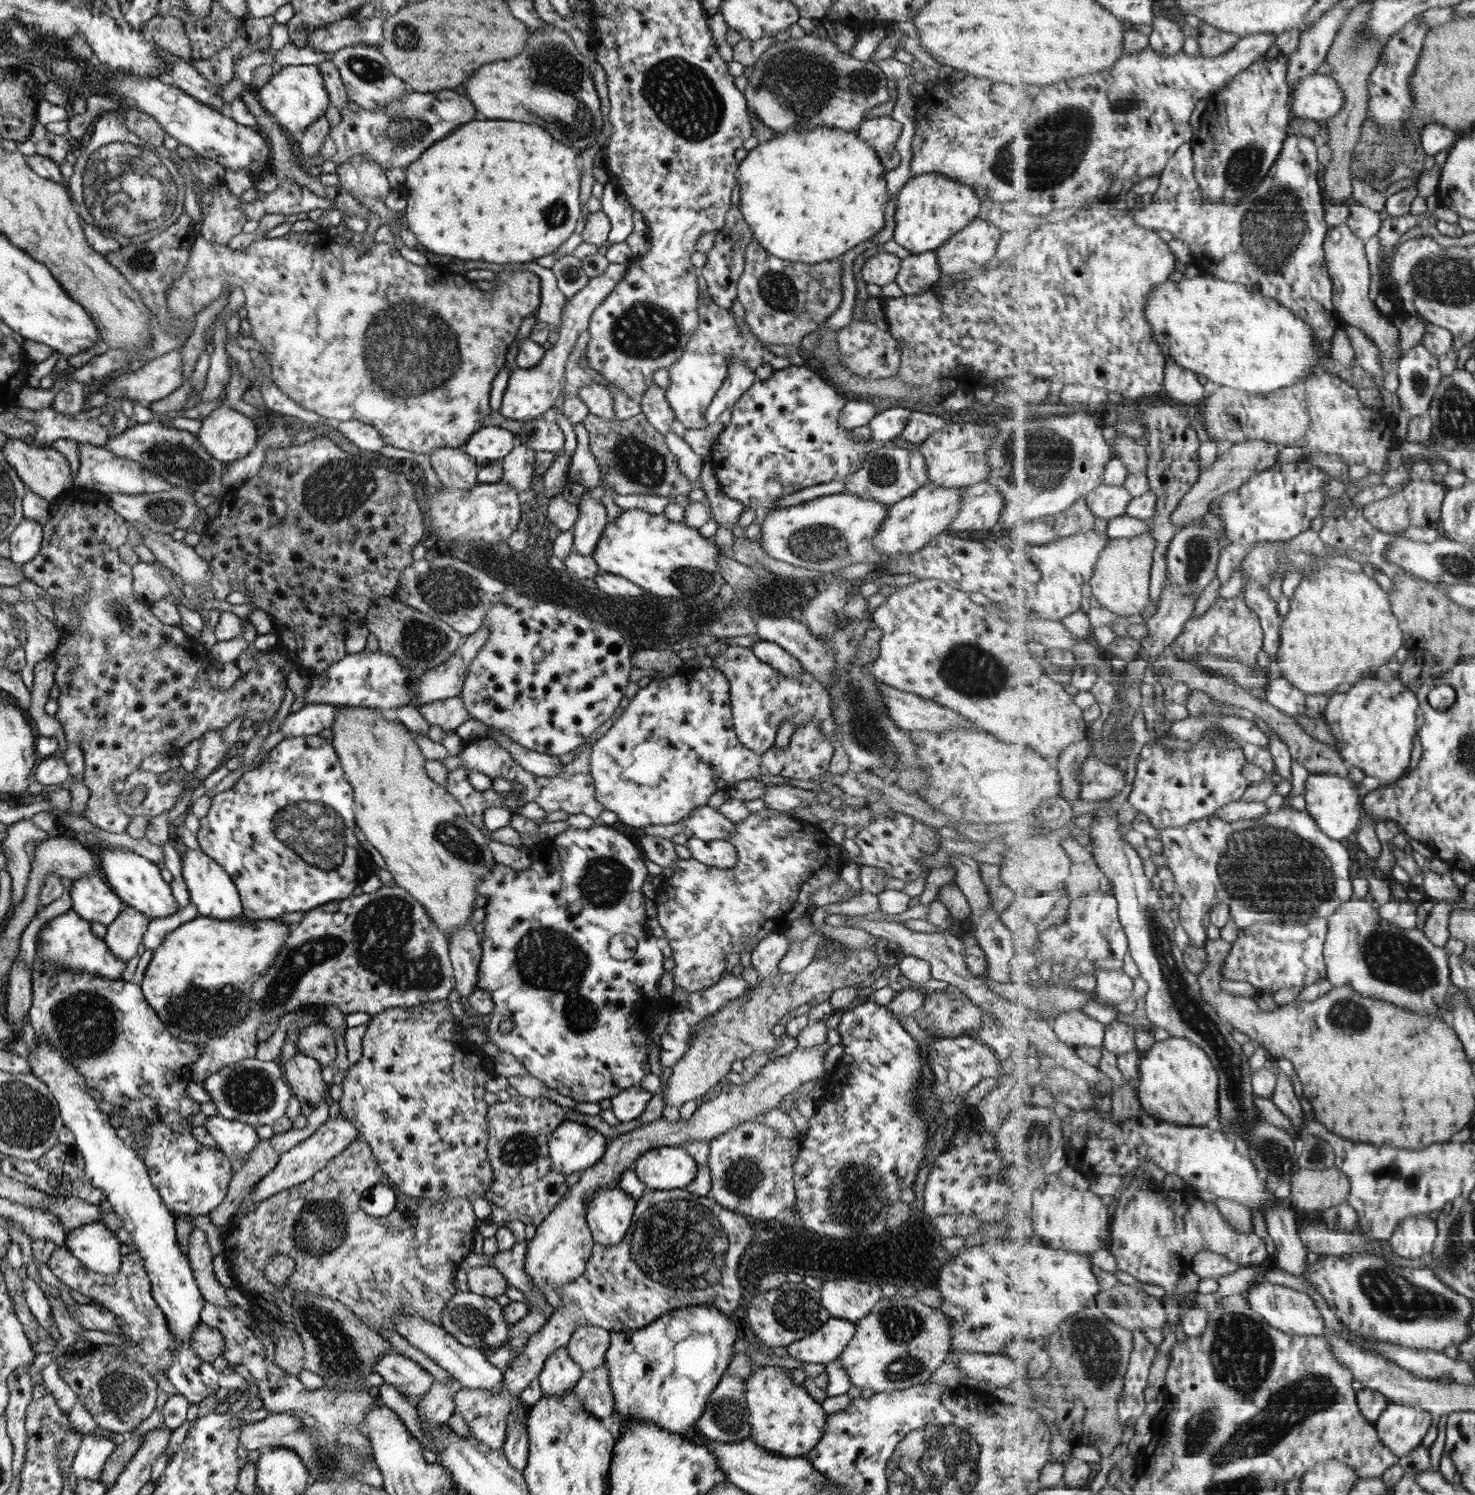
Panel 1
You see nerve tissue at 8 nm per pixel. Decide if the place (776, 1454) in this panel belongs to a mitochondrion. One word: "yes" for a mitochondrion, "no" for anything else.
no

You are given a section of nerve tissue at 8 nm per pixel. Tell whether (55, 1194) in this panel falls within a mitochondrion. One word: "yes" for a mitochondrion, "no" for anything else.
no

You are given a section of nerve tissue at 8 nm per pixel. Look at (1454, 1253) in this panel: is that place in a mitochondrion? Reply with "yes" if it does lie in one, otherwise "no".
yes

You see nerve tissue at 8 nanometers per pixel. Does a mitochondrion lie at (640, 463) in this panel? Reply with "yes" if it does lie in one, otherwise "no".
yes

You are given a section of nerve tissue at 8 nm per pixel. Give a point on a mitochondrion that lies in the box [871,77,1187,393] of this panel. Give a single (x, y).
(1060, 142)

